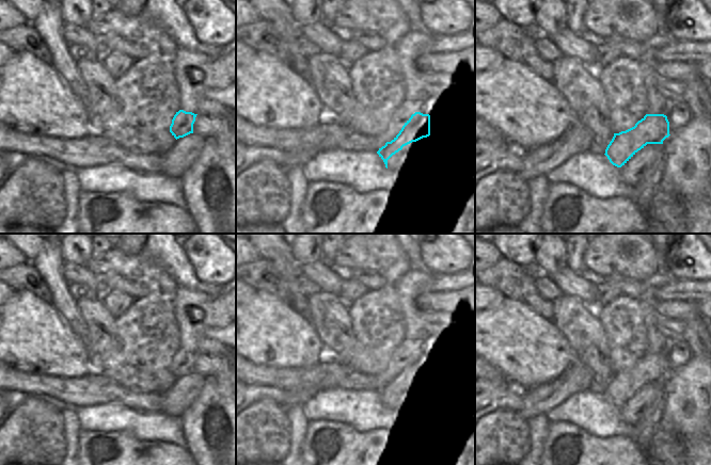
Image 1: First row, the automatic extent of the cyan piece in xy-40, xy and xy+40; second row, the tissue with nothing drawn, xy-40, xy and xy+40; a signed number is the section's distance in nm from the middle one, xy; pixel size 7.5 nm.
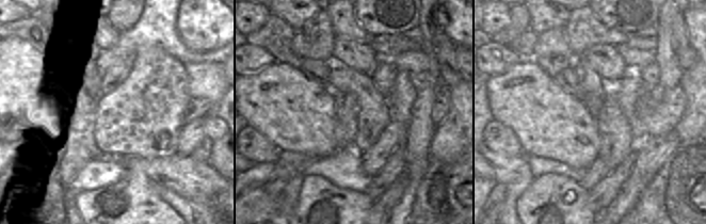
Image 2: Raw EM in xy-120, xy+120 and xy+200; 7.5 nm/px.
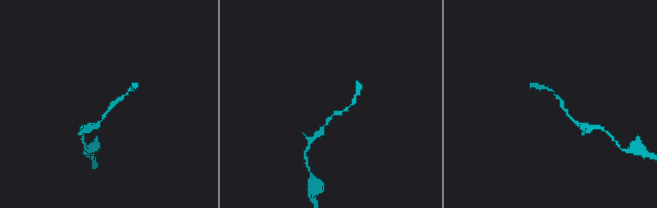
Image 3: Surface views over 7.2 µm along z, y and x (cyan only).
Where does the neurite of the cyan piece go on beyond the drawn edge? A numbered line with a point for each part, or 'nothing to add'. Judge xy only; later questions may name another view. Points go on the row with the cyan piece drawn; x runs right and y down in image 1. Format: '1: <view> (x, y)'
nothing to add

